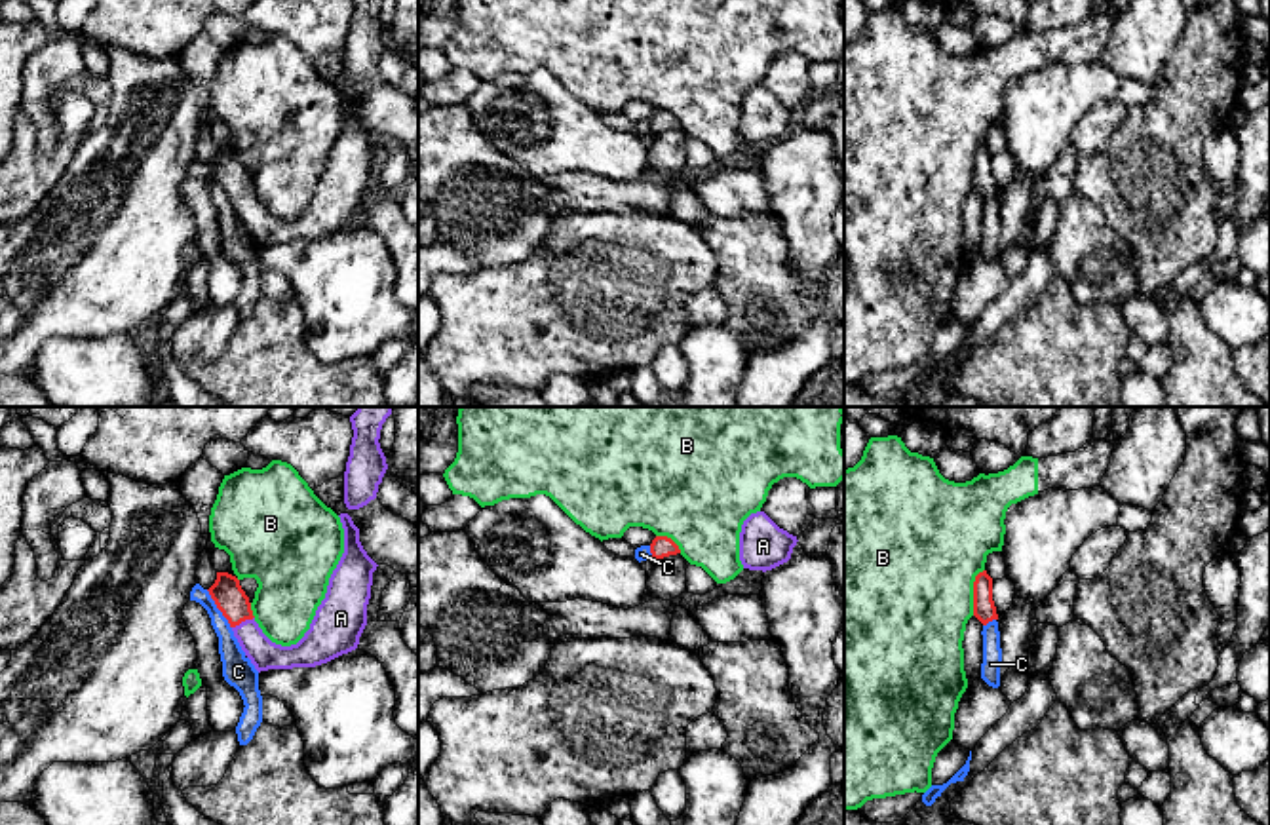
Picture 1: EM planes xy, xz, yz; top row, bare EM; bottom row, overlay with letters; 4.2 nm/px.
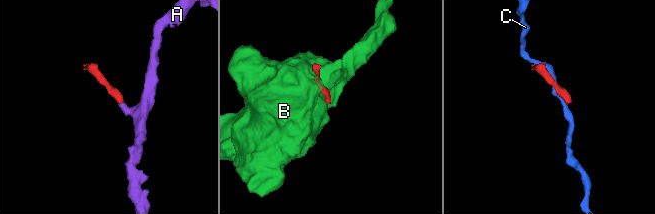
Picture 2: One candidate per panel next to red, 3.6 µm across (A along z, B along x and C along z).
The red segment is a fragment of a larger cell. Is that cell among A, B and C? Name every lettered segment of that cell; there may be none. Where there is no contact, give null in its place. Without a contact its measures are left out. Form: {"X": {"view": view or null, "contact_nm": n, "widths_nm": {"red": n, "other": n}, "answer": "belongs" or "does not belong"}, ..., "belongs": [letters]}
{"A": {"view": "xy", "contact_nm": 110, "widths_nm": {"red": 140, "other": 130}, "answer": "belongs"}, "B": {"view": "yz", "contact_nm": 200, "widths_nm": {"red": 100, "other": 500}, "answer": "does not belong"}, "C": {"view": "xy", "contact_nm": 200, "widths_nm": {"red": 140, "other": 110}, "answer": "does not belong"}, "belongs": ["A"]}

